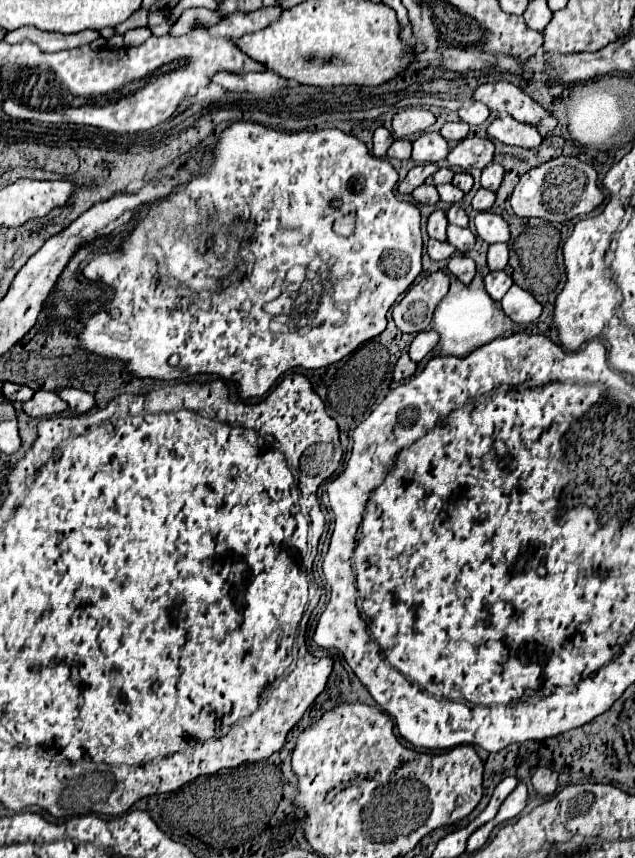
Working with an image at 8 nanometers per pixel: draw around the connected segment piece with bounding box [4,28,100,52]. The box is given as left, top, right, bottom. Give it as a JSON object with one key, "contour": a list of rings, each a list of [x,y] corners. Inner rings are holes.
{"contour":[[[20,28],[20,30],[8,30],[4,34],[4,40],[8,44],[16,44],[20,40],[32,40],[34,44],[38,44],[42,50],[48,50],[48,52],[64,50],[64,48],[78,48],[78,46],[90,44],[96,38],[100,38],[98,30],[60,34],[60,32],[44,32],[44,30],[36,30],[36,28]]]}

